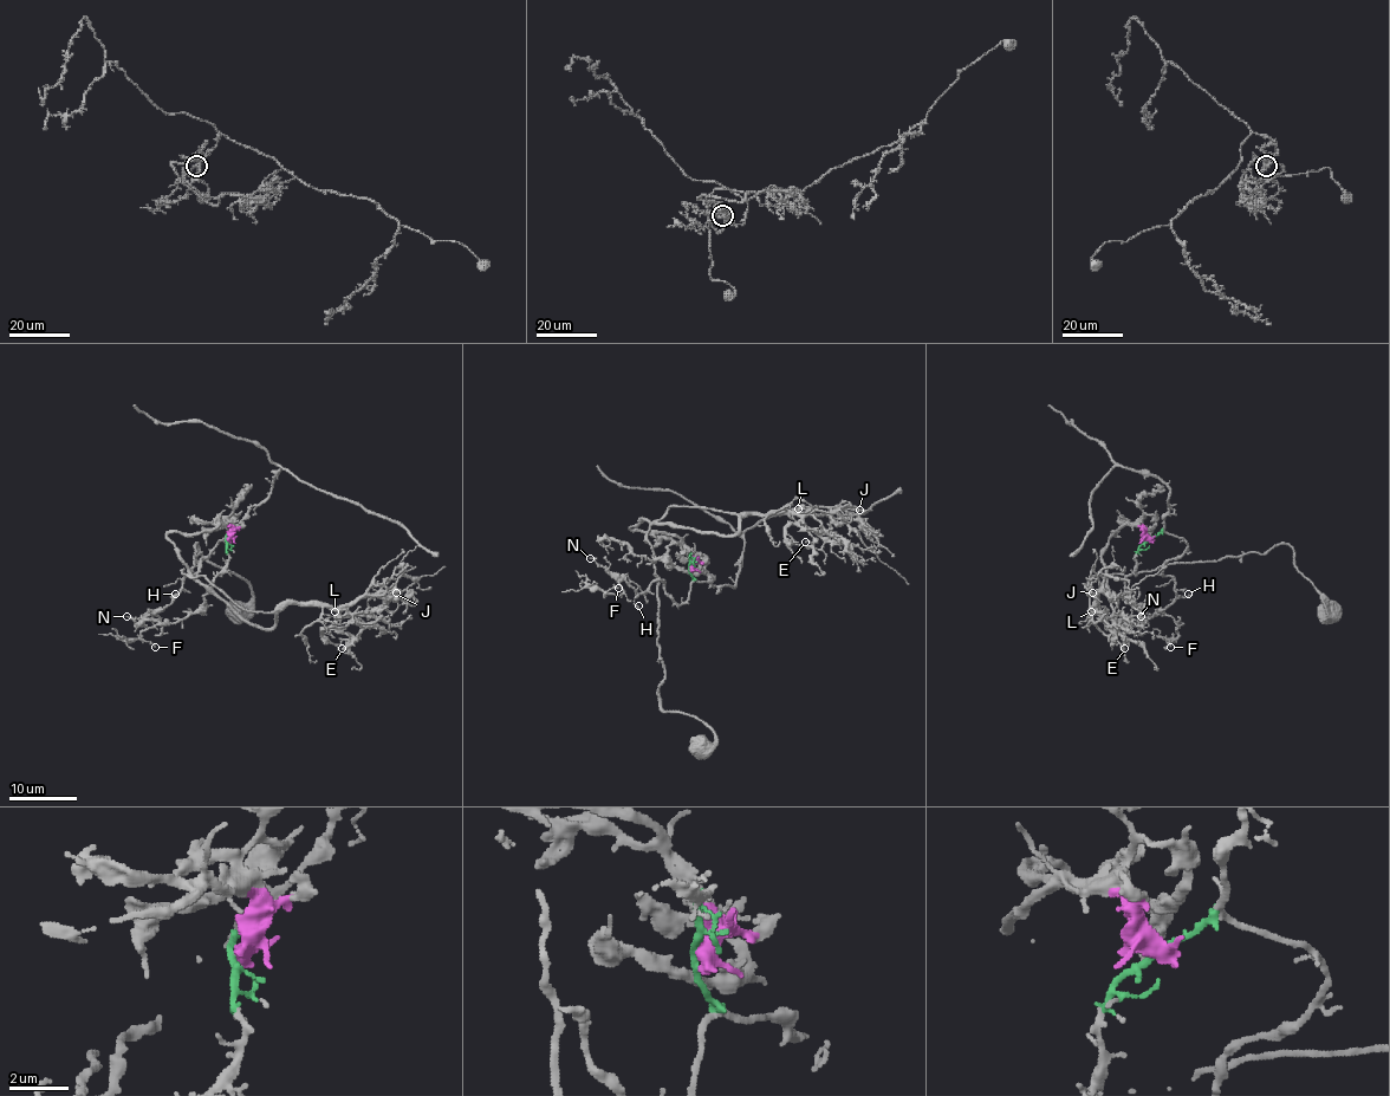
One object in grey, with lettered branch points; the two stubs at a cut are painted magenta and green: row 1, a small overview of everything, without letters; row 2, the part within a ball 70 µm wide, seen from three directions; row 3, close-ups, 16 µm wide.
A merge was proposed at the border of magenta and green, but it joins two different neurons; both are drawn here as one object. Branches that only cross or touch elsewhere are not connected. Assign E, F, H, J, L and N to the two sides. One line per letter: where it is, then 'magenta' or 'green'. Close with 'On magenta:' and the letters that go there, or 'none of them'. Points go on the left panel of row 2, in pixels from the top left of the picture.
E: place (342, 648); magenta
F: place (155, 647); green
H: place (175, 594); green
J: place (396, 592); magenta
L: place (335, 611); magenta
N: place (127, 616); green
On magenta: E, J, L

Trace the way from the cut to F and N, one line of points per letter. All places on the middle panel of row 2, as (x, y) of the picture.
F: (689, 566), (694, 581), (680, 604), (661, 579), (642, 592), (622, 579), (621, 595), (603, 595), (618, 588)
N: (689, 566), (694, 581), (688, 598), (680, 604), (661, 579), (645, 591), (636, 591), (590, 557)

